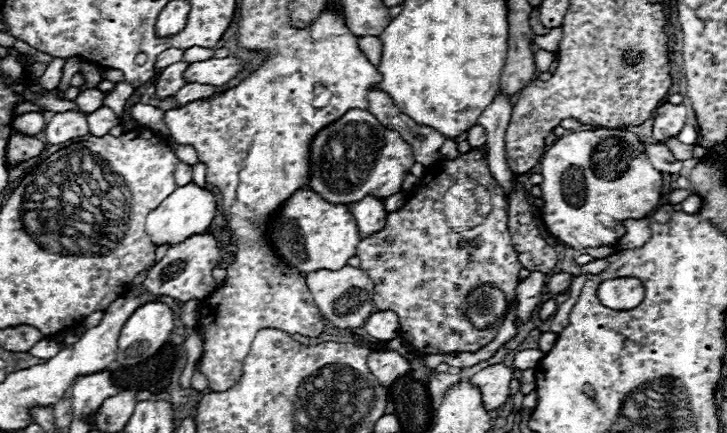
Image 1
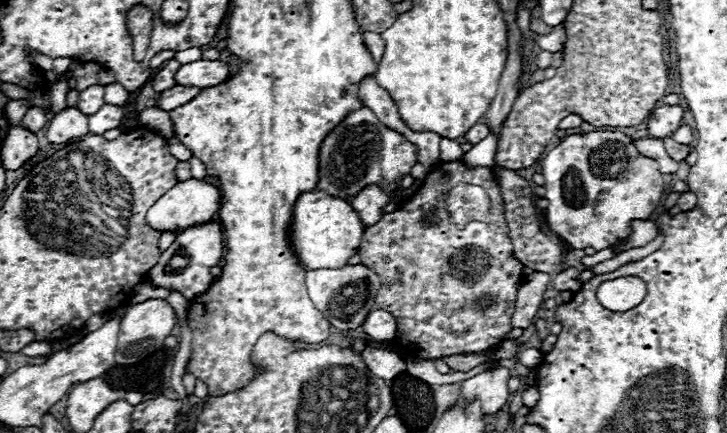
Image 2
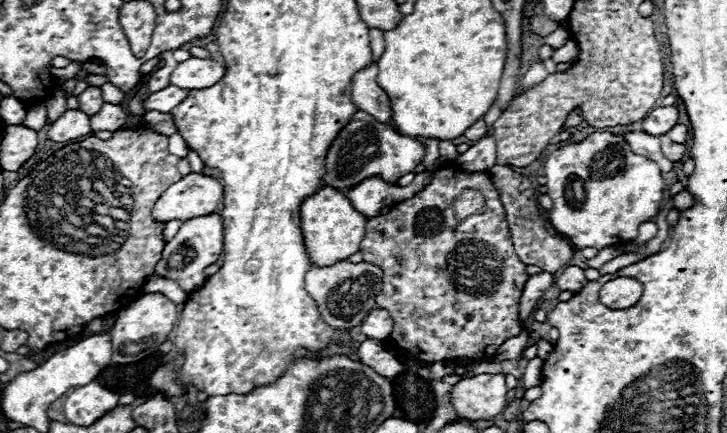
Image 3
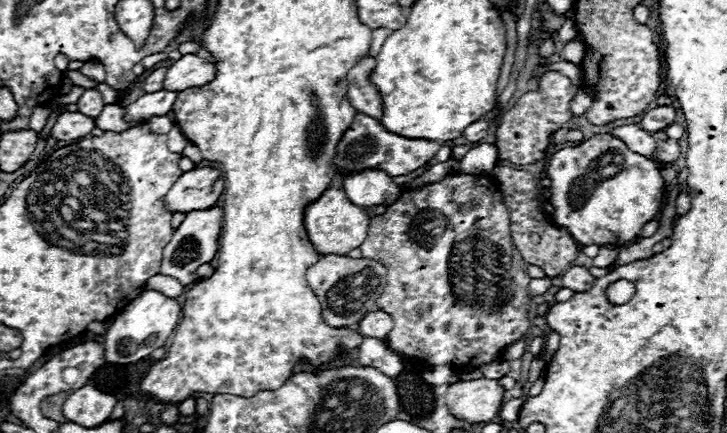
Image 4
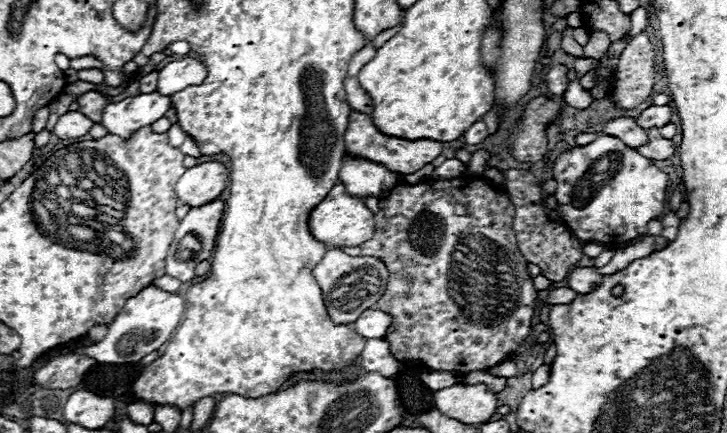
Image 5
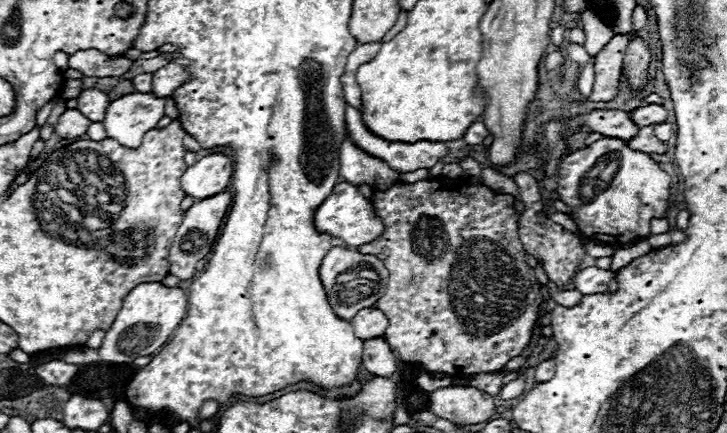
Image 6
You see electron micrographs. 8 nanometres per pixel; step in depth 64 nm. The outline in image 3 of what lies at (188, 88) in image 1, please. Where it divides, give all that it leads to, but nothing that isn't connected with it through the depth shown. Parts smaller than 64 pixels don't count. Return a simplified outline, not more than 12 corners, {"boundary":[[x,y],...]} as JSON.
{"boundary":[[168,86],[154,92],[146,110],[170,112],[186,100],[188,90]]}

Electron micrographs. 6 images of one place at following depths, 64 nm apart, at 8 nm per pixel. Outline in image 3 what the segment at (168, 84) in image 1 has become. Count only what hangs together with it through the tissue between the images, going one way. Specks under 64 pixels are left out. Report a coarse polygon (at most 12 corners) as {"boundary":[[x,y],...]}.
{"boundary":[[176,60],[168,62],[148,78],[148,90],[158,92],[170,84]]}

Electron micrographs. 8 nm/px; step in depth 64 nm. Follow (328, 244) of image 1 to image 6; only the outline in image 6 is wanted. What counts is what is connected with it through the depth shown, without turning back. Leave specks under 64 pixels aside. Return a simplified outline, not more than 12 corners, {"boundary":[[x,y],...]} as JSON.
{"boundary":[[336,184],[314,212],[314,226],[348,246],[384,230],[372,202]]}

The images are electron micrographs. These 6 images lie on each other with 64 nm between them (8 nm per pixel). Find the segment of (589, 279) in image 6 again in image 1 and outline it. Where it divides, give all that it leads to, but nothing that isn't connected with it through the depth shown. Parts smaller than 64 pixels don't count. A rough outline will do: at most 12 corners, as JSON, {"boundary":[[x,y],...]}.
{"boundary":[[554,274],[546,282],[546,292],[560,294],[570,282],[572,274]]}

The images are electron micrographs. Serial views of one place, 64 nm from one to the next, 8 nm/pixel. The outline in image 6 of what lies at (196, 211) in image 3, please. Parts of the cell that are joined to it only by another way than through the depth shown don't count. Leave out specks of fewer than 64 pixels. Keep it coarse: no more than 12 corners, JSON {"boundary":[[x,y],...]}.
{"boundary":[[210,154],[180,178],[186,196],[204,200],[226,190],[232,158]]}

